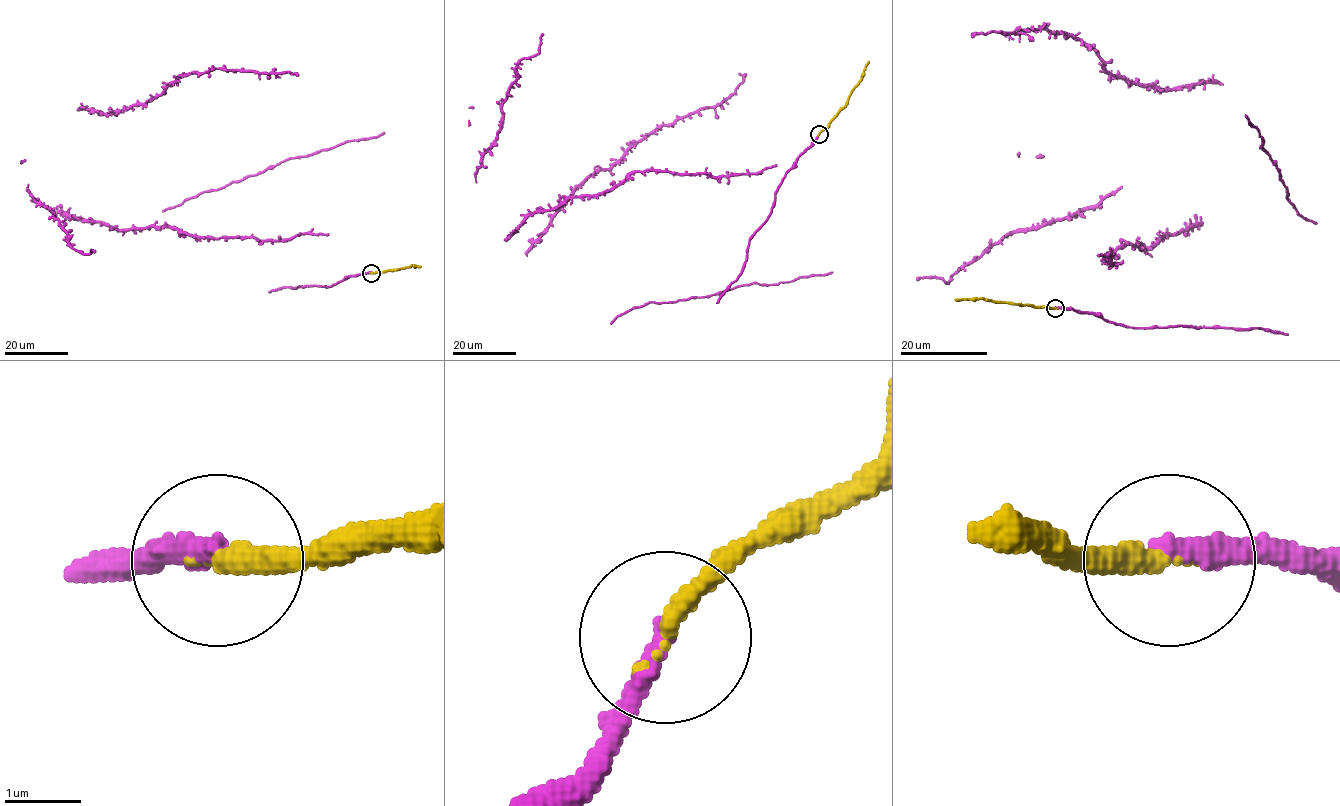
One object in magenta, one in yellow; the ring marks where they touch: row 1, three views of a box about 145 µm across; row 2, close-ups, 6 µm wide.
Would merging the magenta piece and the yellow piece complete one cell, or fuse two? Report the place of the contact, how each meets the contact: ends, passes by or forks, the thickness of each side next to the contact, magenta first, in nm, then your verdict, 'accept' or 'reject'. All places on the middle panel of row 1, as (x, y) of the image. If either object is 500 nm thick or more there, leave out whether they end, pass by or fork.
(819, 134) | magenta ends | yellow ends | 320/280 nm | accept

